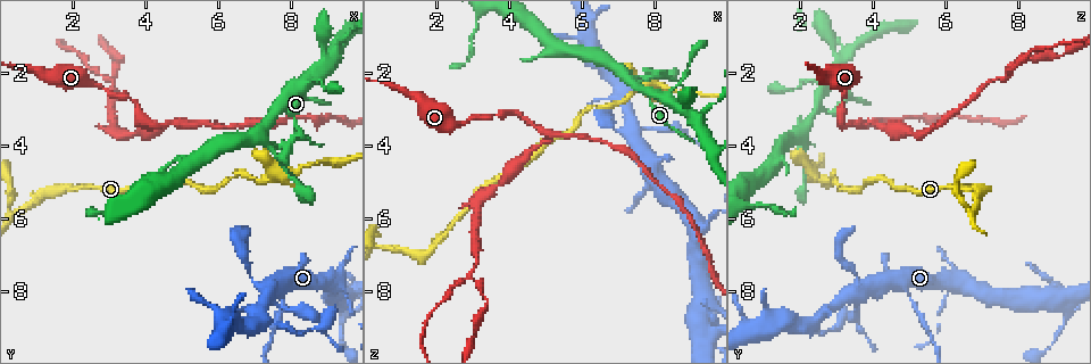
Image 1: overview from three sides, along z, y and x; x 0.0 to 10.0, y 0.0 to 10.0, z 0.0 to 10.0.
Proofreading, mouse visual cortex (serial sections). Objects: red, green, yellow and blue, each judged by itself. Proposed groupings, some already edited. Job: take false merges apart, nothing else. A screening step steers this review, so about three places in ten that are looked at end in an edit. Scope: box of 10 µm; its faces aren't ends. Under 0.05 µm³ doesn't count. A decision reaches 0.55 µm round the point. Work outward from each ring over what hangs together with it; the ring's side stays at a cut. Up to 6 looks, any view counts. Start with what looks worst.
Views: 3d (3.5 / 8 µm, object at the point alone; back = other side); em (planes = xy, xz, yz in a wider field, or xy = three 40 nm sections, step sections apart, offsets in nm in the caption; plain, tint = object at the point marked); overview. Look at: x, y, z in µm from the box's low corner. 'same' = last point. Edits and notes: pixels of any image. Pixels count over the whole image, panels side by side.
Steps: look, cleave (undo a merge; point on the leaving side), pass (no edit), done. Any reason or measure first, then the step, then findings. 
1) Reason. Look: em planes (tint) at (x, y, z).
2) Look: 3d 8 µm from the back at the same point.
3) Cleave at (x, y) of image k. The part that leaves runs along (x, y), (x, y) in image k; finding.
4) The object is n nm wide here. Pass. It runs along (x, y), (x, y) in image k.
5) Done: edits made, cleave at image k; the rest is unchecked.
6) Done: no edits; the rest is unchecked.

A fork. Look: 3d 8 µm at (7.45, 4.90, 2.45).

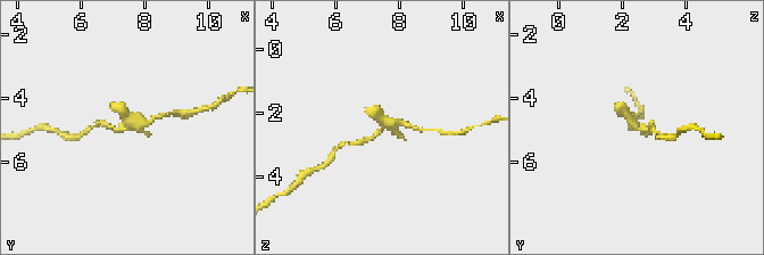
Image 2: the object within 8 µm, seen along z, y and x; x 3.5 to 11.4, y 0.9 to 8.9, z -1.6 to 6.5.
Zoom in. Look: 3d 3.5 µm at the same point.

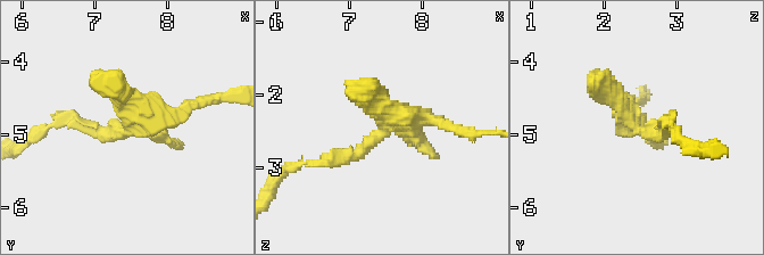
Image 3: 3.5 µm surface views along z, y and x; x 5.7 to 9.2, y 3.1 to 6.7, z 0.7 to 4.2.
Look: em xy step 5 (tint) at (7.50, 4.95, 2.45).

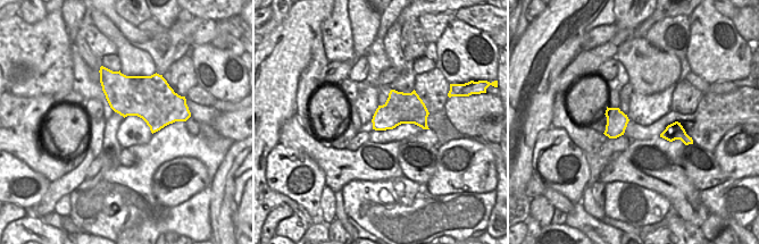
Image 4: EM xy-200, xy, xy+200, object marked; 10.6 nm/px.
Pass. It runs along (323, 163), (404, 118), (453, 125) in image 3; one cell here.

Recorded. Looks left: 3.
Sharp bend. Look: 3d 3.5 µm at (9.40, 8.50, 9.35).

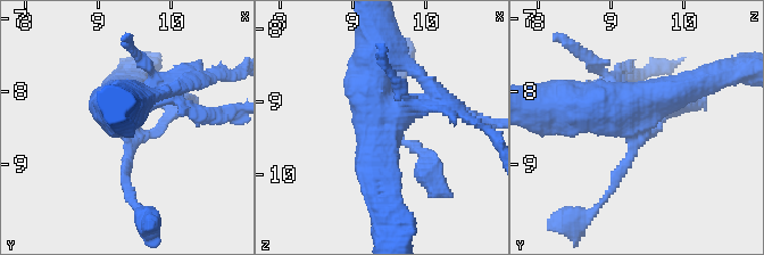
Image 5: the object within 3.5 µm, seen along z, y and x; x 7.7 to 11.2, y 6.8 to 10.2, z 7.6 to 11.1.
Shape alone is not enough. Look: em planes (tint) at (9.40, 8.45, 9.35).

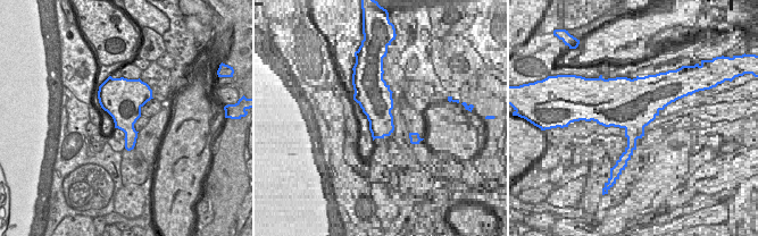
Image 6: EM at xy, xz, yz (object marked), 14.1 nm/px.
The object is 550 nm wide here. Pass. It runs along (565, 104), (612, 104), (638, 129), (609, 191) in image 5; continuous, no second cell.

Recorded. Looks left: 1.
Done: no edits; the rest is unchecked.

